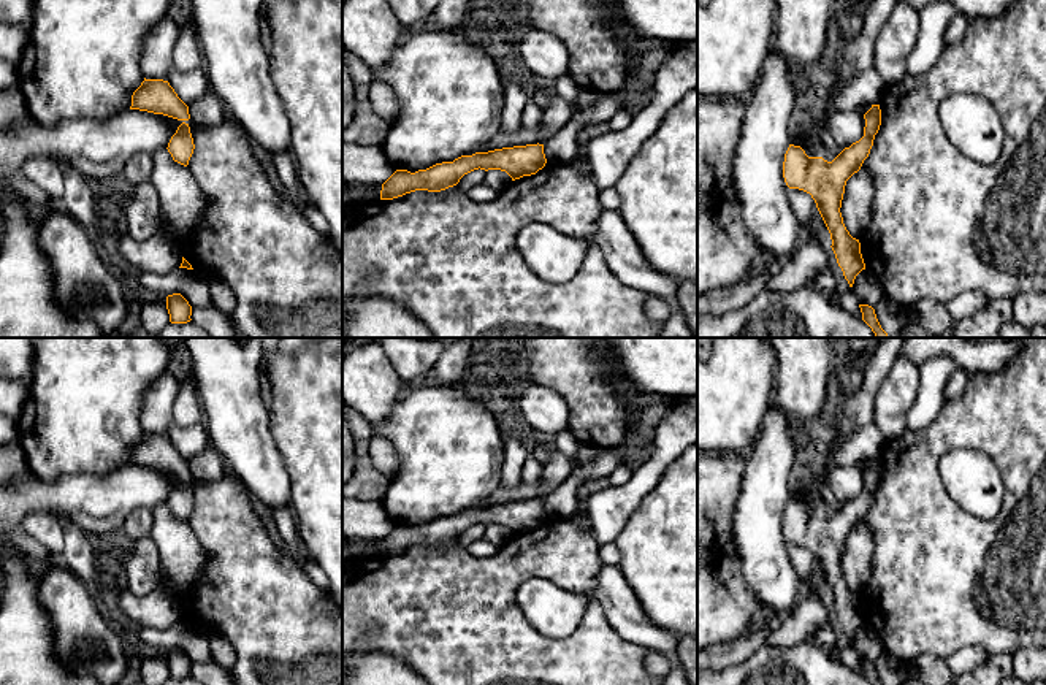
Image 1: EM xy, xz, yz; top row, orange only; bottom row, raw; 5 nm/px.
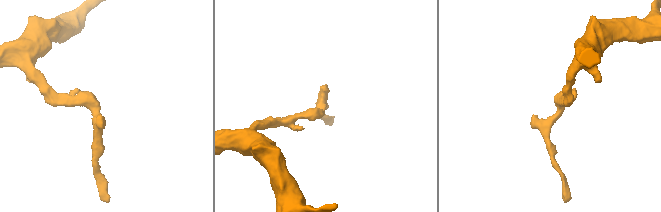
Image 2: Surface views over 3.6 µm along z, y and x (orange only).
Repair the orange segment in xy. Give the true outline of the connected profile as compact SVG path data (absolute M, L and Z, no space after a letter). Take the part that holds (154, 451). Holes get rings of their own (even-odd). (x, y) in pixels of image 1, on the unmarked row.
M146 434L132 450L130 465L163 469L178 476L189 476L189 461L178 452L168 436Z

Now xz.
M537 498L461 511L453 517L436 519L415 528L396 525L382 539L380 555L393 555L415 545L441 547L456 541L464 530L479 523L506 526L515 536L536 530L545 519L544 499Z

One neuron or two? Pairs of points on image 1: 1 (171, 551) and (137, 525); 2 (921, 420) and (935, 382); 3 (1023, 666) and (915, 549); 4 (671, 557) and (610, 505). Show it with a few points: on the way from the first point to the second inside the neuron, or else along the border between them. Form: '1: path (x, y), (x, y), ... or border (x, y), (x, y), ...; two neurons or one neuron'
1: border (152, 511), (152, 527), (148, 535); two neurons
2: path (924, 411), (932, 392); one neuron
3: border (1029, 647), (1018, 649), (1011, 655); two neurons
4: border (650, 489), (614, 543); two neurons

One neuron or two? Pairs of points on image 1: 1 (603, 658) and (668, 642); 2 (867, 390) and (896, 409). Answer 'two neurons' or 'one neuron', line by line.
1: two neurons
2: two neurons

